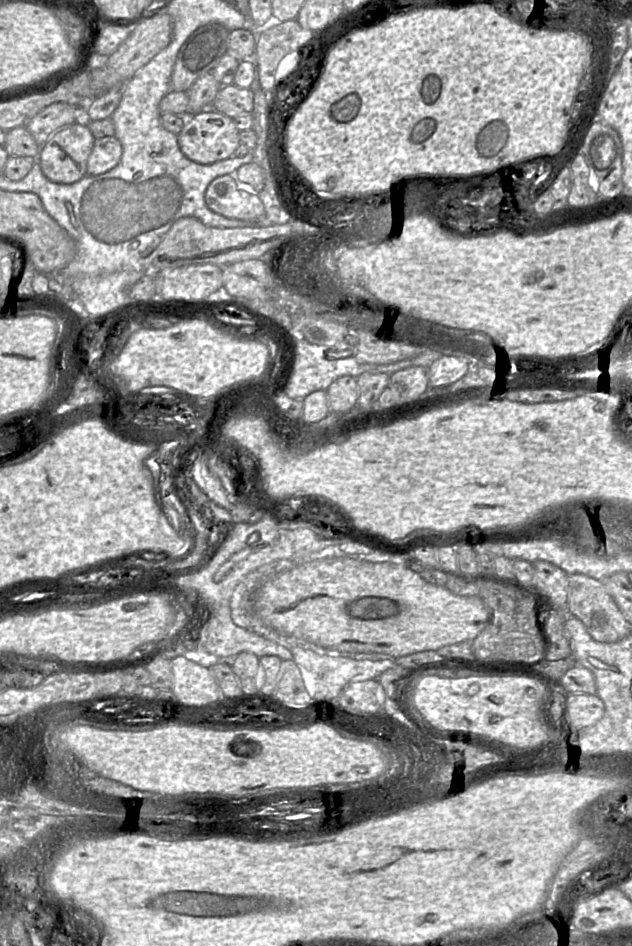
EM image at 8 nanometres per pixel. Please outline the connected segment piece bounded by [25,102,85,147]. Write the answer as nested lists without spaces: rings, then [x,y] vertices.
[[[64,102],[53,103],[31,118],[25,127],[42,147],[56,131],[83,120],[84,109]]]

